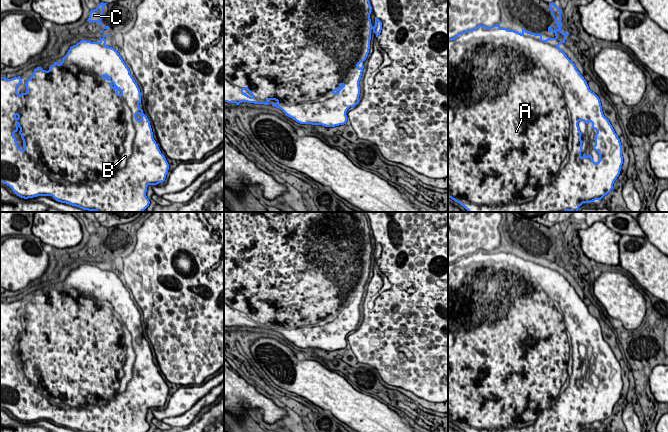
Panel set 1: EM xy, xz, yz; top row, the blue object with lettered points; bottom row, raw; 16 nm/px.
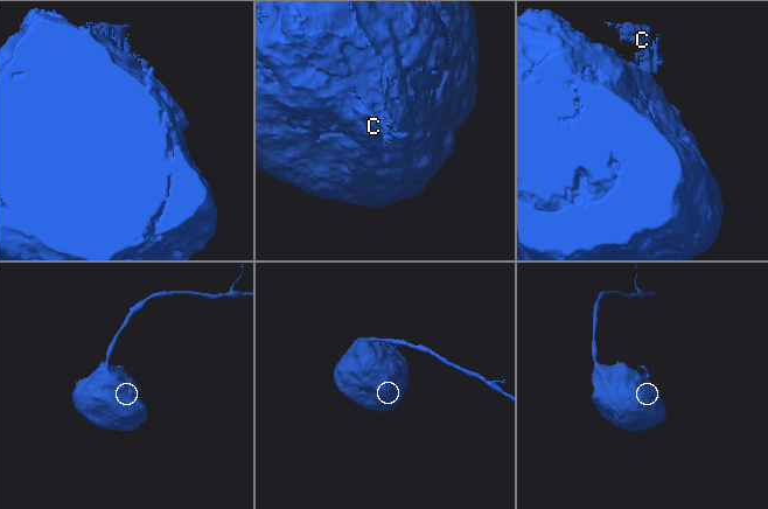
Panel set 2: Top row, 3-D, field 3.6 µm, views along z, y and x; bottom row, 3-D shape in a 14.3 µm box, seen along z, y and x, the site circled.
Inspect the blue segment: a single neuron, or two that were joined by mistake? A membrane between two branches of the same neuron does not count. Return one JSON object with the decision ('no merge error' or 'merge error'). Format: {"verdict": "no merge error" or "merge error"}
{"verdict": "no merge error"}

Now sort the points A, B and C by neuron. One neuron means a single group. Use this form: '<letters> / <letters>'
A B C

